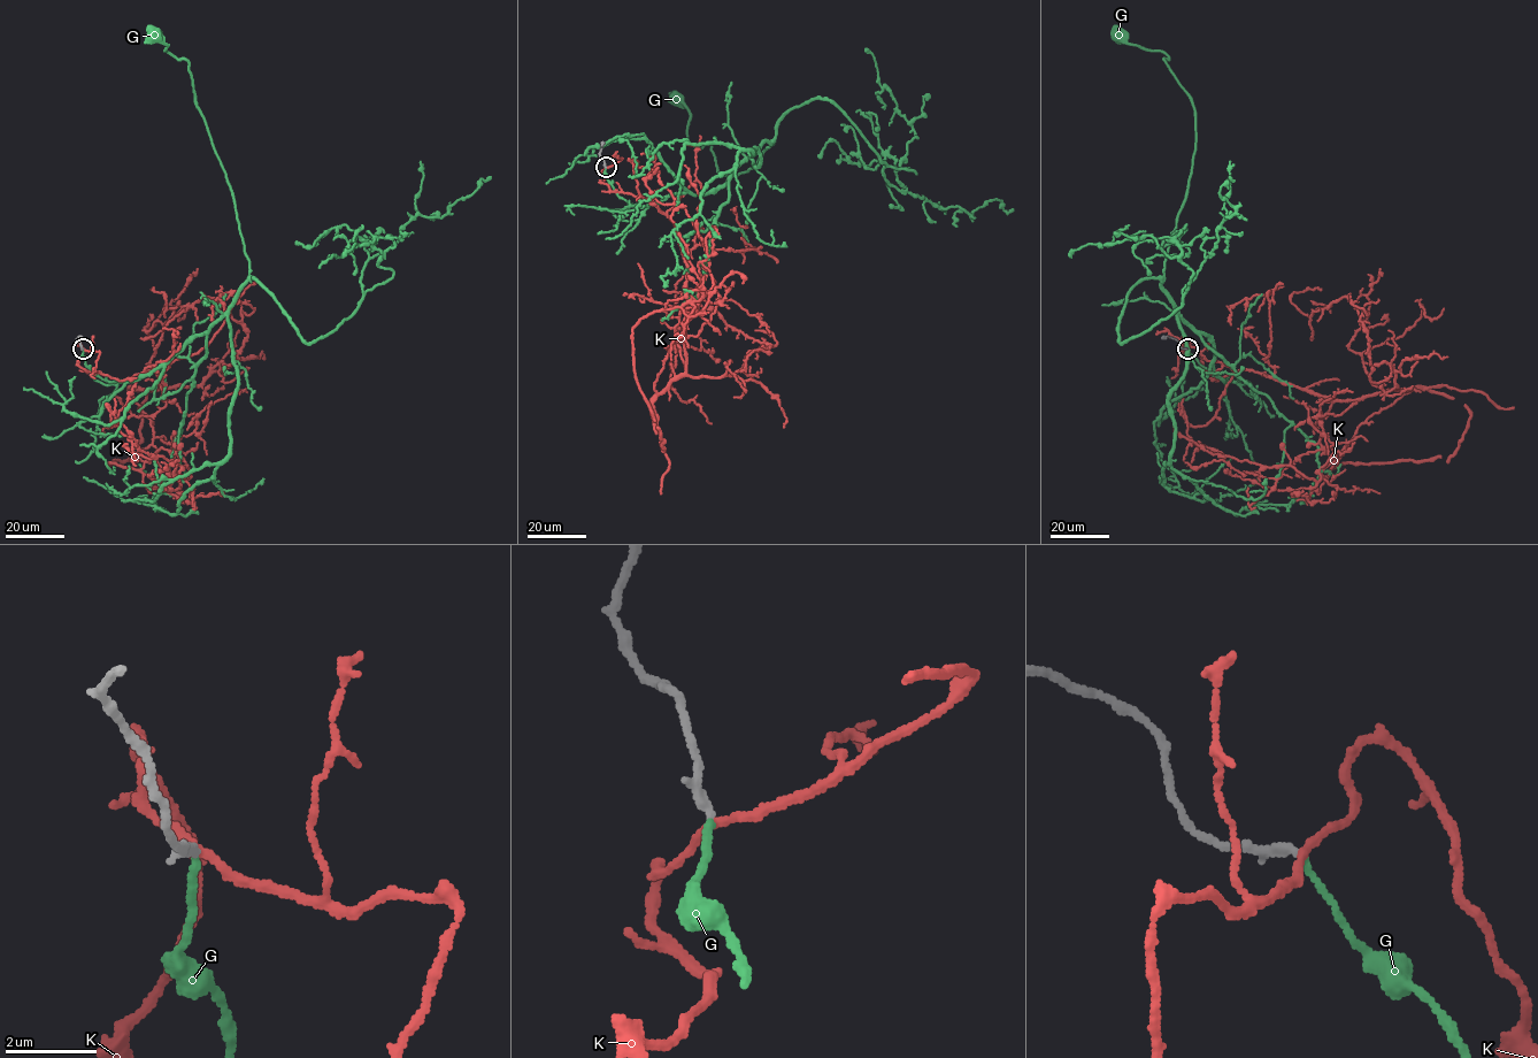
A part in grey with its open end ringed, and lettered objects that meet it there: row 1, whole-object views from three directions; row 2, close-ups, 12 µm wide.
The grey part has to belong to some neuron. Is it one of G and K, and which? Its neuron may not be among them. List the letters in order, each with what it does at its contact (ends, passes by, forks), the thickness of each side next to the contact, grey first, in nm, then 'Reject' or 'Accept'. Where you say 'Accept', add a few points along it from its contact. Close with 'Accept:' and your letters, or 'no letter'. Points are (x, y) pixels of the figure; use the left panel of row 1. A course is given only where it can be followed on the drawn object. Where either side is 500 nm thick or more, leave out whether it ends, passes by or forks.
G: It ends there. Thickness 240 nm (grey) against 140 nm. Accept. Its course: (83, 349), (97, 375), (138, 380), (209, 328), (250, 275), (189, 63), (153, 35)
K: It passes by. Thickness 240 nm (grey) against 180 nm. Reject
Accept: G

